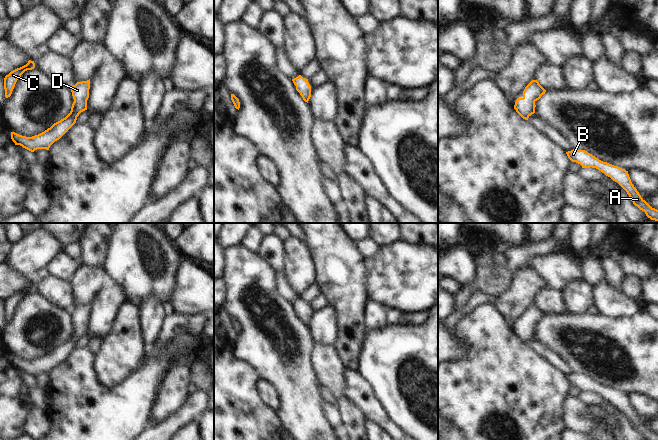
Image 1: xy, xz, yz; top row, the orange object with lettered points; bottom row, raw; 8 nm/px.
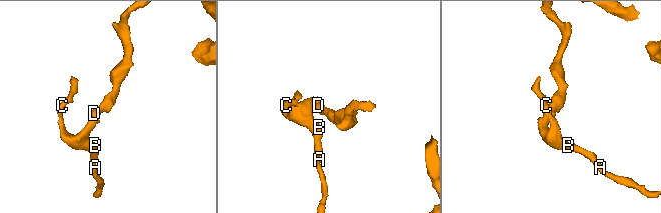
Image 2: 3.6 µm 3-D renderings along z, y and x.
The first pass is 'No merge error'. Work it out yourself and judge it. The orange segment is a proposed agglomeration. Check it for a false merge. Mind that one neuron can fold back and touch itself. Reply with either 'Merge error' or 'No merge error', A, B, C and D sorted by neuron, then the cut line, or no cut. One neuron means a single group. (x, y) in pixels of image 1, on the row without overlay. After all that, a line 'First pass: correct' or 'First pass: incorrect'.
No merge error. Groups: A B C D. No split
First pass: correct

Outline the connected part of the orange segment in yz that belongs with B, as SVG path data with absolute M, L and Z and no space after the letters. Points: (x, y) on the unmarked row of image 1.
M573 373L566 376L566 378L572 386L580 388L582 392L596 392L610 401L613 405L617 406L627 416L633 428L644 435L646 440L658 440L658 434L652 432L634 411L628 395L607 386L603 386L585 374Z

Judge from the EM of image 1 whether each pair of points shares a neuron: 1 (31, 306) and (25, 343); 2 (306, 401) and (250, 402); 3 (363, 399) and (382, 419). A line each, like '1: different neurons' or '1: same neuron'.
1: same neuron
2: different neurons
3: same neuron

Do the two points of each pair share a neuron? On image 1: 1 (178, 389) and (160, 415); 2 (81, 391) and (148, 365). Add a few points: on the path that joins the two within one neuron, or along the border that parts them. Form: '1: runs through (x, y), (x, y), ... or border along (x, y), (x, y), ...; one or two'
1: runs through (172, 395), (162, 409); one
2: runs through (98, 394), (121, 394), (133, 382); one

